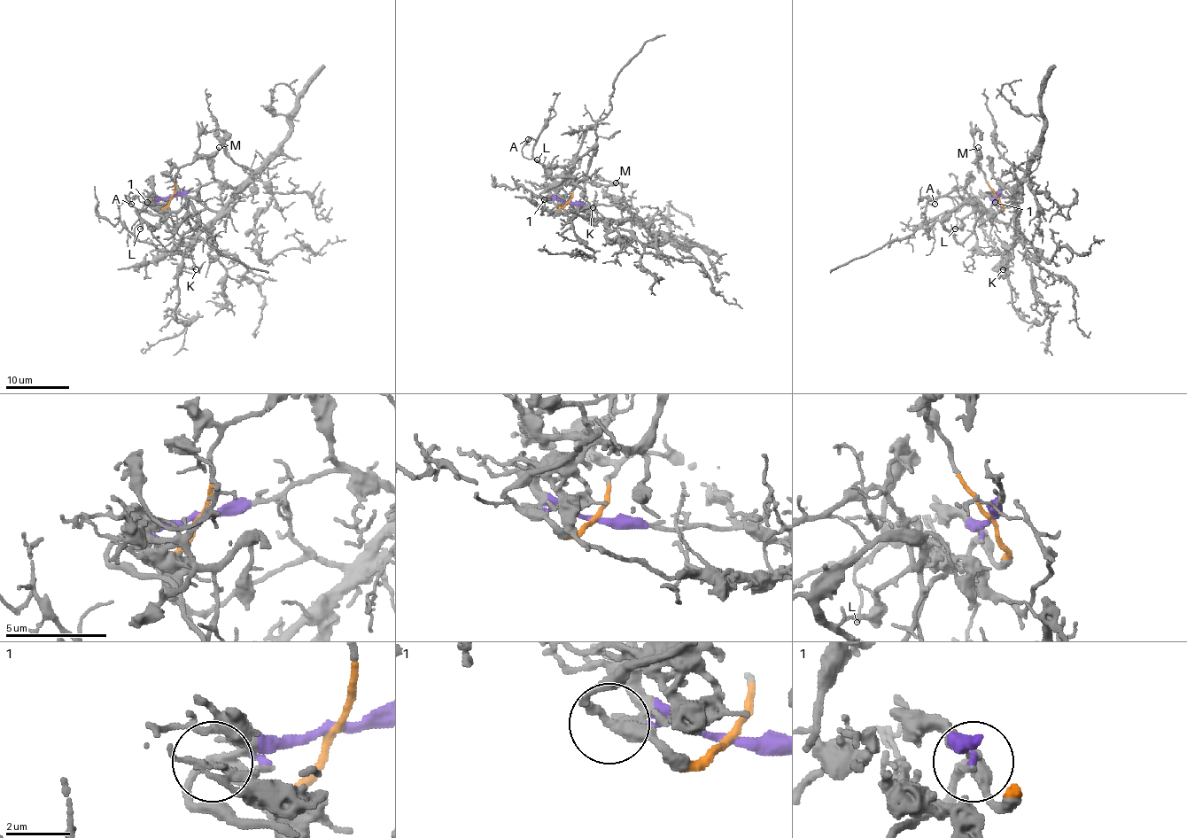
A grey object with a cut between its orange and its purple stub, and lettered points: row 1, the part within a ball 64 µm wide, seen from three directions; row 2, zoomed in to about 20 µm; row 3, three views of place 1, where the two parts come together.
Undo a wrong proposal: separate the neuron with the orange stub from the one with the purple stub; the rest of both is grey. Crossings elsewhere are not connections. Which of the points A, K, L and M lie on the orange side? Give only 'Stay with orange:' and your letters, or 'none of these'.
Stay with orange: A, L, M

